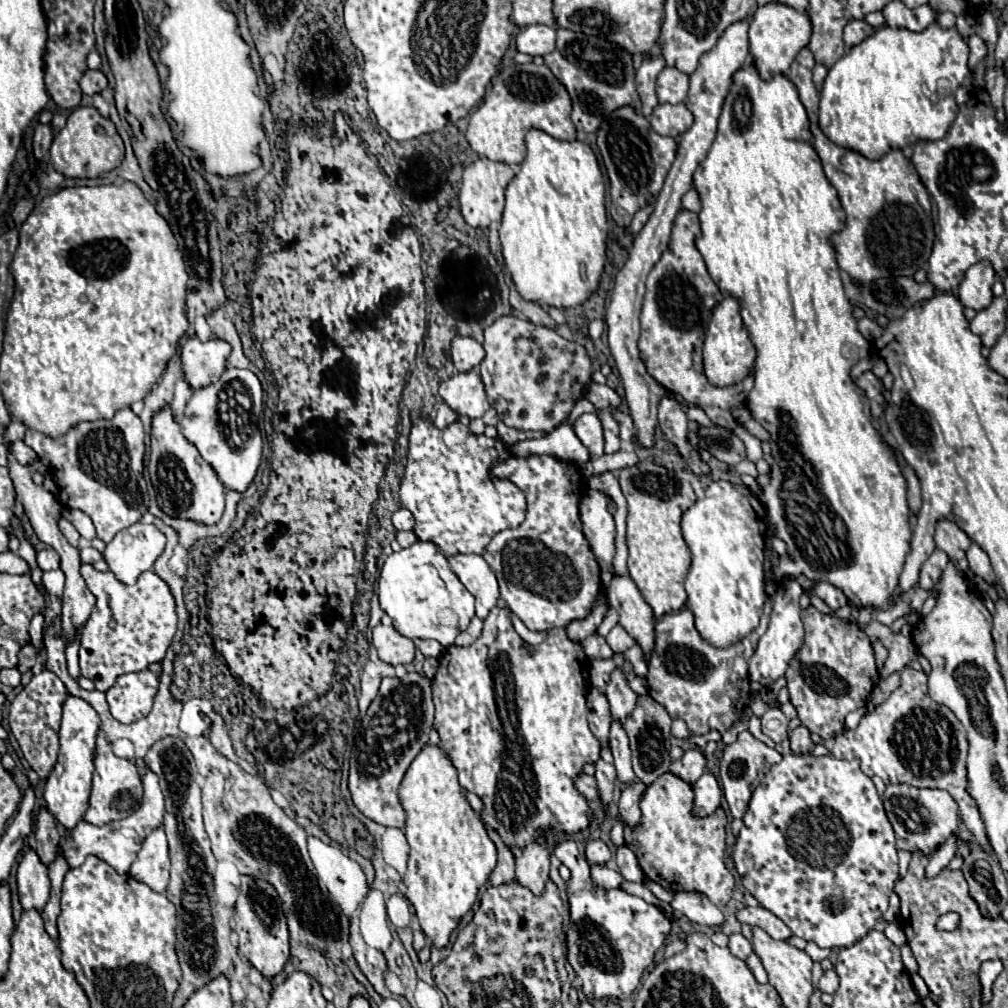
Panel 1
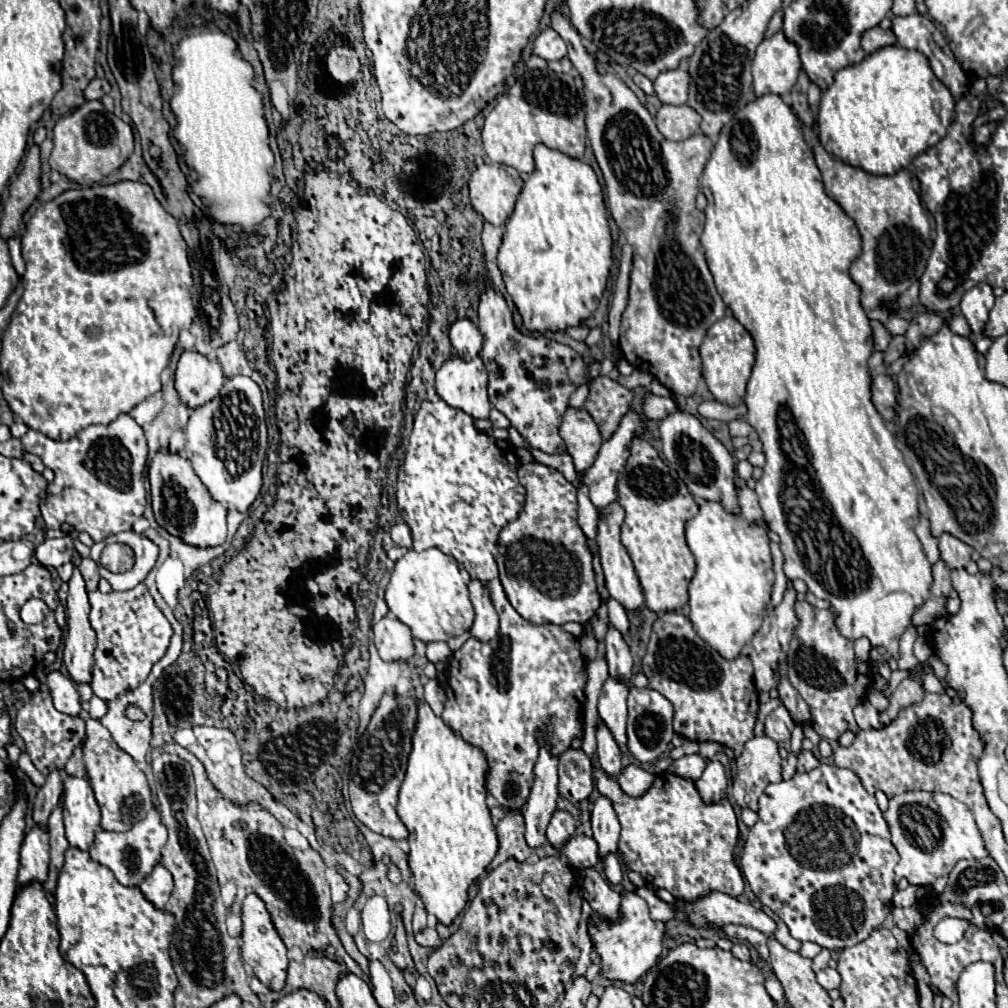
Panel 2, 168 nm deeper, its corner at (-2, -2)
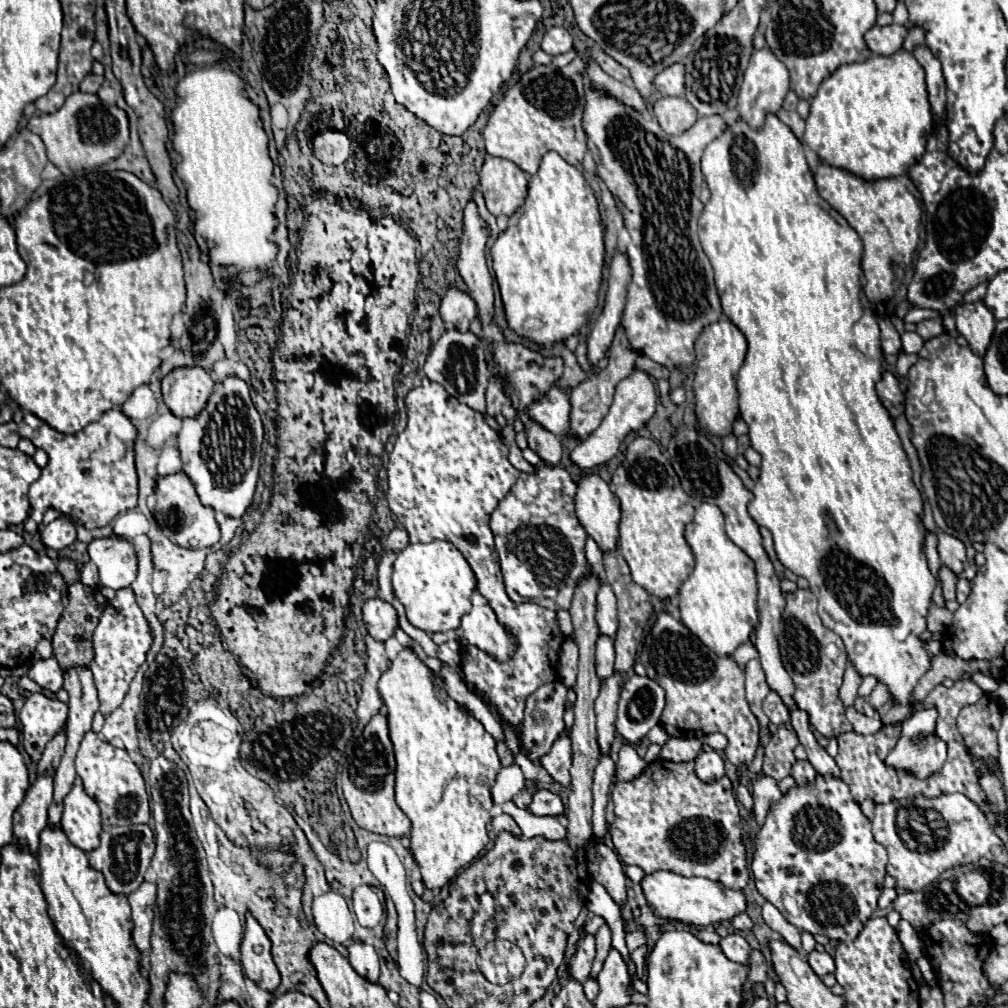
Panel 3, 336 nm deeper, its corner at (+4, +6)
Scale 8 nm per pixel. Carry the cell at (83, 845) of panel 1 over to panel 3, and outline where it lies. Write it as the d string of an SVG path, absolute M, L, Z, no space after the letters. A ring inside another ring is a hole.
M128 825L128 827L104 827L100 835L100 847L88 853L88 863L92 869L100 871L112 893L130 895L144 881L144 873L154 855L154 835L148 825Z

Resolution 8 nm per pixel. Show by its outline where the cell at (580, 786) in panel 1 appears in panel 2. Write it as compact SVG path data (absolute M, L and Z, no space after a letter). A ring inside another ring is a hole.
M568 749L566 753L562 753L558 763L558 777L560 793L572 803L586 801L594 789L592 765L584 751Z

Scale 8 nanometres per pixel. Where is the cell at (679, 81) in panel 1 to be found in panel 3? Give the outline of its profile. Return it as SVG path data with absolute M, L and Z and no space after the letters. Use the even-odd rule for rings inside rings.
M674 63L674 65L666 67L662 73L656 75L654 85L662 95L682 97L684 95L684 65Z

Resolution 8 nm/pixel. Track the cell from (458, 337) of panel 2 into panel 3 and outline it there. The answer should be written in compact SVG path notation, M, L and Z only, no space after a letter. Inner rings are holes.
M450 287L442 297L440 315L448 325L454 325L460 331L468 331L470 321L476 317L476 303L472 297L458 287Z

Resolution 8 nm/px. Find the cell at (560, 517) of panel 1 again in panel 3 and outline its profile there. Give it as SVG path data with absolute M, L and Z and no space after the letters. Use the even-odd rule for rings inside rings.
M544 465L536 469L536 475L520 473L510 493L490 515L506 593L512 601L536 601L554 611L570 607L574 587L588 567L584 555L586 531L574 515L574 495L576 483L568 471Z

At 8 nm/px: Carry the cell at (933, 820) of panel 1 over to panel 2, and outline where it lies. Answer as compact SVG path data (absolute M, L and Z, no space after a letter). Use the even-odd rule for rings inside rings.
M910 791L910 793L900 793L890 799L888 811L884 813L884 819L890 825L892 833L892 845L900 853L900 861L896 865L896 875L906 877L910 885L932 885L938 877L948 875L952 867L960 859L982 859L988 855L984 841L980 837L980 831L976 827L972 811L960 803L958 799L946 795L946 793L926 793L926 791Z

